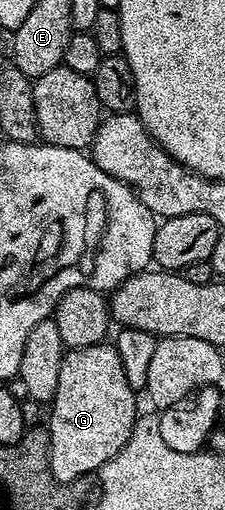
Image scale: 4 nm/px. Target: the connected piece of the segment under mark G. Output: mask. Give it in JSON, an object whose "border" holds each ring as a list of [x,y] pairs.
{"border":[[[102,343],[70,349],[59,367],[59,387],[51,402],[51,412],[47,417],[49,431],[49,466],[60,481],[74,481],[88,477],[101,470],[114,455],[131,439],[131,431],[139,416],[137,410],[138,394],[127,383],[127,371],[123,371],[123,359],[119,359],[112,344]]]}

